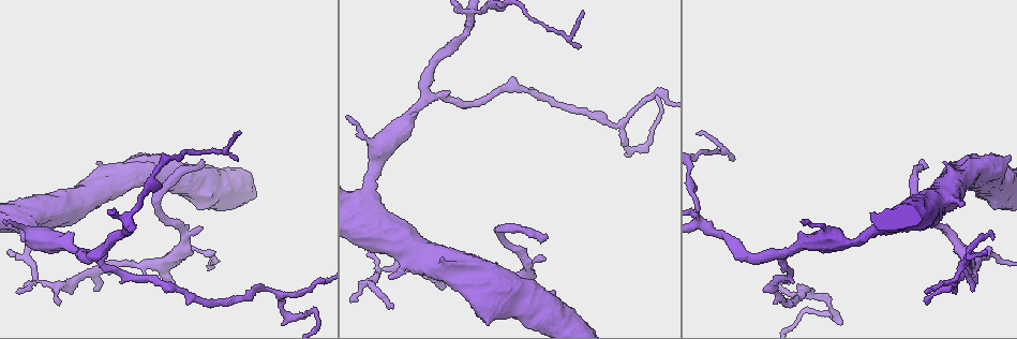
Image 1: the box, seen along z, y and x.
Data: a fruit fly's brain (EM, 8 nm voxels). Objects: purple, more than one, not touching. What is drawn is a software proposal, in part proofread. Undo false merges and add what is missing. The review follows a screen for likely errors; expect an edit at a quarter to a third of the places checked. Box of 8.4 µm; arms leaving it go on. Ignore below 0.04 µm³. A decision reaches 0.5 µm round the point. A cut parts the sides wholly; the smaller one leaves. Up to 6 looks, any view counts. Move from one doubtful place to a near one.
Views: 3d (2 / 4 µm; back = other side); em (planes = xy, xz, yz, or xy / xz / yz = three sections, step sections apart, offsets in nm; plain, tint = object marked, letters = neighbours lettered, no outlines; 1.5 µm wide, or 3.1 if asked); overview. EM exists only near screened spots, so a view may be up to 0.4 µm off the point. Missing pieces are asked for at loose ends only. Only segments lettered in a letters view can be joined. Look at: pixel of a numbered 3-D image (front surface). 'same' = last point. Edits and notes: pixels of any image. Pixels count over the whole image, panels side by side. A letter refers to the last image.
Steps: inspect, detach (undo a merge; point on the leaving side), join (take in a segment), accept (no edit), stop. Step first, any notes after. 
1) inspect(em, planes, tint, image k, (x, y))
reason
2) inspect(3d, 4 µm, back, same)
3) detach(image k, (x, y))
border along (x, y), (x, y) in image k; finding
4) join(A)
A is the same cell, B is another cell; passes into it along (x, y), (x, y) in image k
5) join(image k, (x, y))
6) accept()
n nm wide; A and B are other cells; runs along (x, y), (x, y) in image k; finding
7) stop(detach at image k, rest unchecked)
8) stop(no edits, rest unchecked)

inspect(em, xy, step 8, letters, image 1, (543, 260))
branch stops here

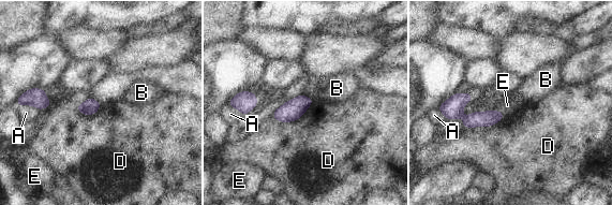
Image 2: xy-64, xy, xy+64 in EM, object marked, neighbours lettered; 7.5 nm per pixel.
accept()
D touches over 340 nm; A, B, D and E are other cells; no lettered segment goes on from it

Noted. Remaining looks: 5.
inspect(3d, 4 µm, image 1, (436, 286))

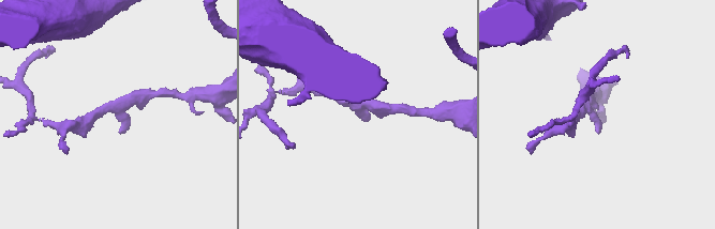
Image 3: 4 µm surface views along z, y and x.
inspect(em, xy, step 8, letters, image 3, (599, 131))

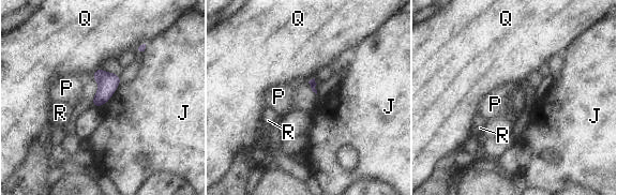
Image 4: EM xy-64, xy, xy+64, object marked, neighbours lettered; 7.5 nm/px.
inspect(em, planes, letters, same)

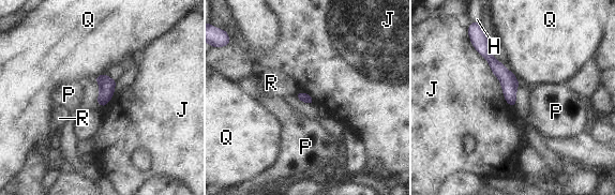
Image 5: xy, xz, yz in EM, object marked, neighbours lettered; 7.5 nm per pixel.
accept()
H, J, P, Q and R are other cells; runs along (480, 46), (508, 79), (512, 103) in image 5; none of them fits

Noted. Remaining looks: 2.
inspect(em, xz, step 4, tint, image 1, (616, 126))
narrows sharply

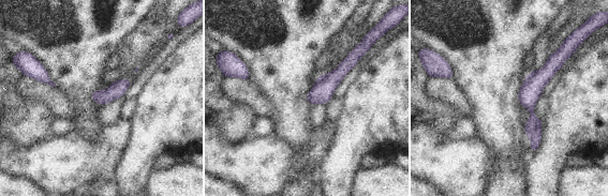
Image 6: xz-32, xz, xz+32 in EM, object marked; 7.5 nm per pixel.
inspect(em, planes, letters, same)

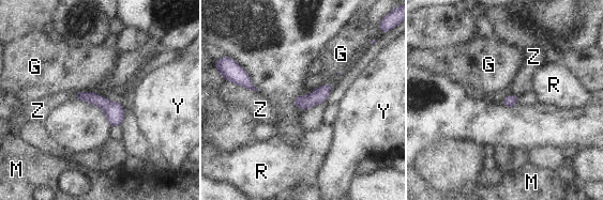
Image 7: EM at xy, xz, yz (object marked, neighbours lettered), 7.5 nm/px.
accept()
G, M, R, Y and Z are other cells; continuous, no second neuron

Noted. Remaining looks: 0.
stop(no edits, rest unchecked)

